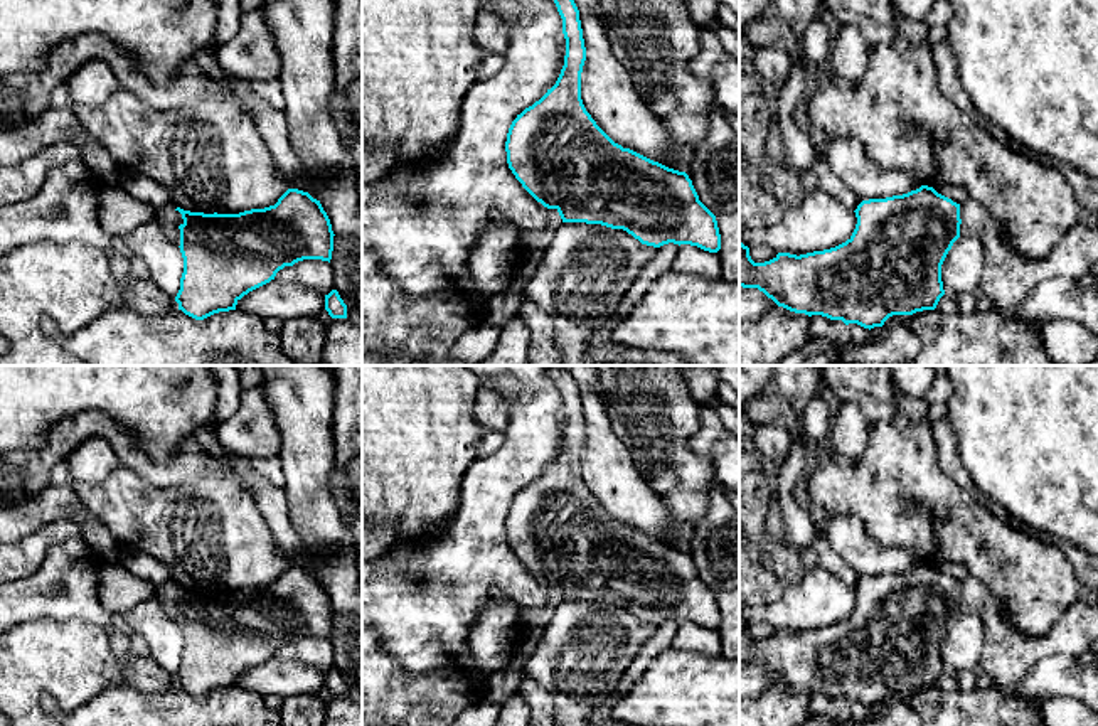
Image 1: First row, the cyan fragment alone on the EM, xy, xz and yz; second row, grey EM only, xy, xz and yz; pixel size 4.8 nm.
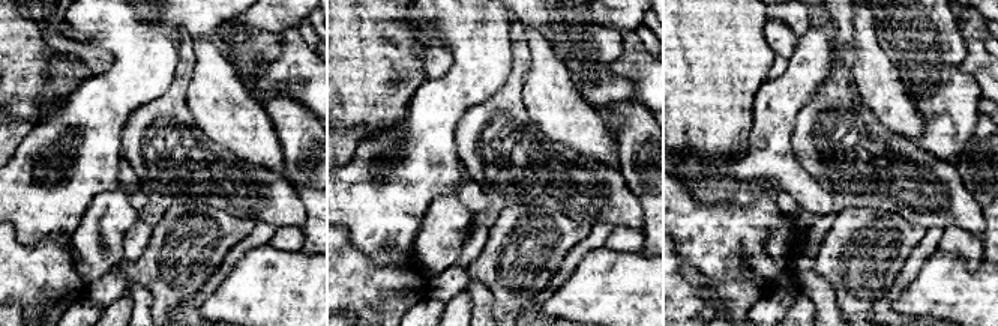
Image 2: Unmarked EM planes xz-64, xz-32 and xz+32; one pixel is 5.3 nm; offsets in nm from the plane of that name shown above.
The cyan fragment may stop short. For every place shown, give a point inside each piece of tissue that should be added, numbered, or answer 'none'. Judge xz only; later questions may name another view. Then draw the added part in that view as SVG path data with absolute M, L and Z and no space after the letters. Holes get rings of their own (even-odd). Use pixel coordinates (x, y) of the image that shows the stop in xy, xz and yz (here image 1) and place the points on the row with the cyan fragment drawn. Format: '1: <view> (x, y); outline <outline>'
1: xz (529, 241); outline M549 209L549 222L539 231L519 231L519 241L515 248L515 266L530 253L544 253L554 239L556 229L562 226L562 219L557 209Z

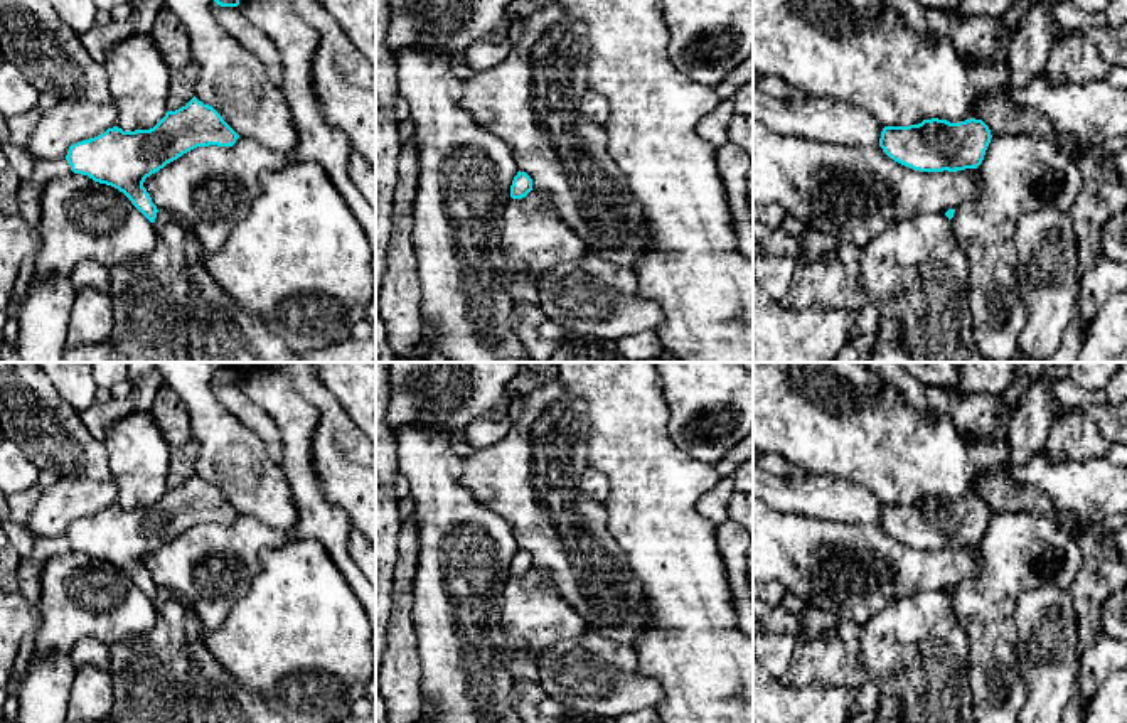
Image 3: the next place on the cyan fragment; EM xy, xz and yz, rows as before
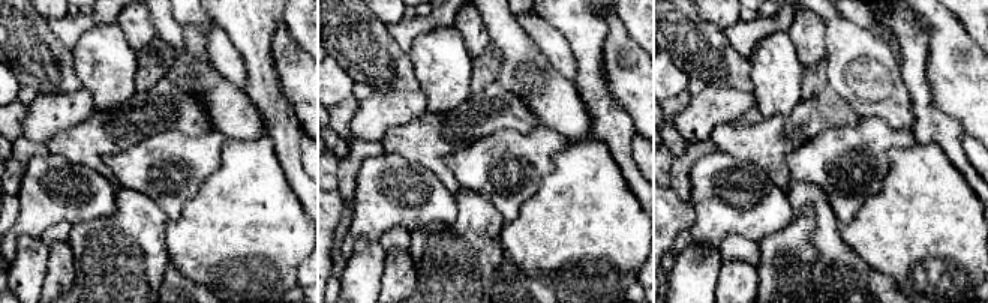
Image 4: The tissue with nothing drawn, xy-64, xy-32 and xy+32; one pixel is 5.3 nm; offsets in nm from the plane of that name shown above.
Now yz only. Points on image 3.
none

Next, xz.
none

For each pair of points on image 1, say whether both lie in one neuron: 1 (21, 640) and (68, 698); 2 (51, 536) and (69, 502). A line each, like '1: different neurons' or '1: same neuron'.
1: same neuron
2: different neurons

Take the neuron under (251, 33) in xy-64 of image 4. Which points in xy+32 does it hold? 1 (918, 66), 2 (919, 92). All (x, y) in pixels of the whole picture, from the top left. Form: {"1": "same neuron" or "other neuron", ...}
{"1": "same neuron", "2": "same neuron"}

